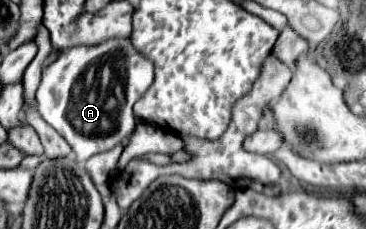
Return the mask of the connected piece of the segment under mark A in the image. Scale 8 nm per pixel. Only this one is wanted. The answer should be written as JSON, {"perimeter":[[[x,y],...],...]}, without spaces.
{"perimeter":[[[129,38],[107,40],[97,46],[77,46],[63,52],[43,70],[43,80],[37,90],[37,106],[43,120],[47,120],[73,148],[79,162],[107,152],[129,138],[137,126],[133,104],[147,92],[153,82],[153,62],[143,58],[129,42]]]}

